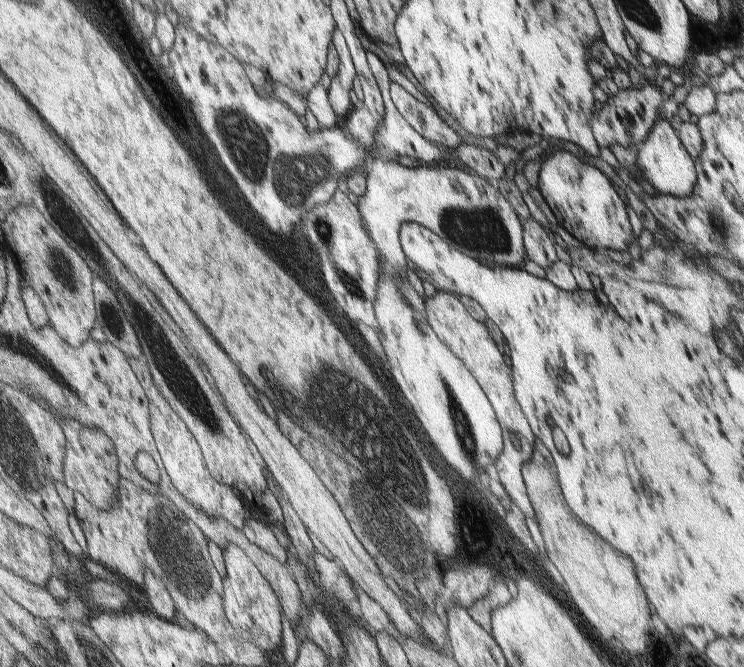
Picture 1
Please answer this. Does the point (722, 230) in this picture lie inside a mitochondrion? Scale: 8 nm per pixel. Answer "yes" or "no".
yes

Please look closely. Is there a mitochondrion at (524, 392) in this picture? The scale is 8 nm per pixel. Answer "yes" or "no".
no

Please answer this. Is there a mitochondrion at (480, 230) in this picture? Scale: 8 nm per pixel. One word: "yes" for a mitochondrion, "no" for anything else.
yes

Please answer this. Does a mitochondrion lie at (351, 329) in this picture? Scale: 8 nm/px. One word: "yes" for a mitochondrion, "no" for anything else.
no

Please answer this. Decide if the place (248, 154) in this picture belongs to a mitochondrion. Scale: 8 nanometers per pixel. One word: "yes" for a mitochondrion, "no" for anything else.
yes

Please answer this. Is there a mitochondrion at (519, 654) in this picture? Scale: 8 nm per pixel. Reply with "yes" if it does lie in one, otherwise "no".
yes

